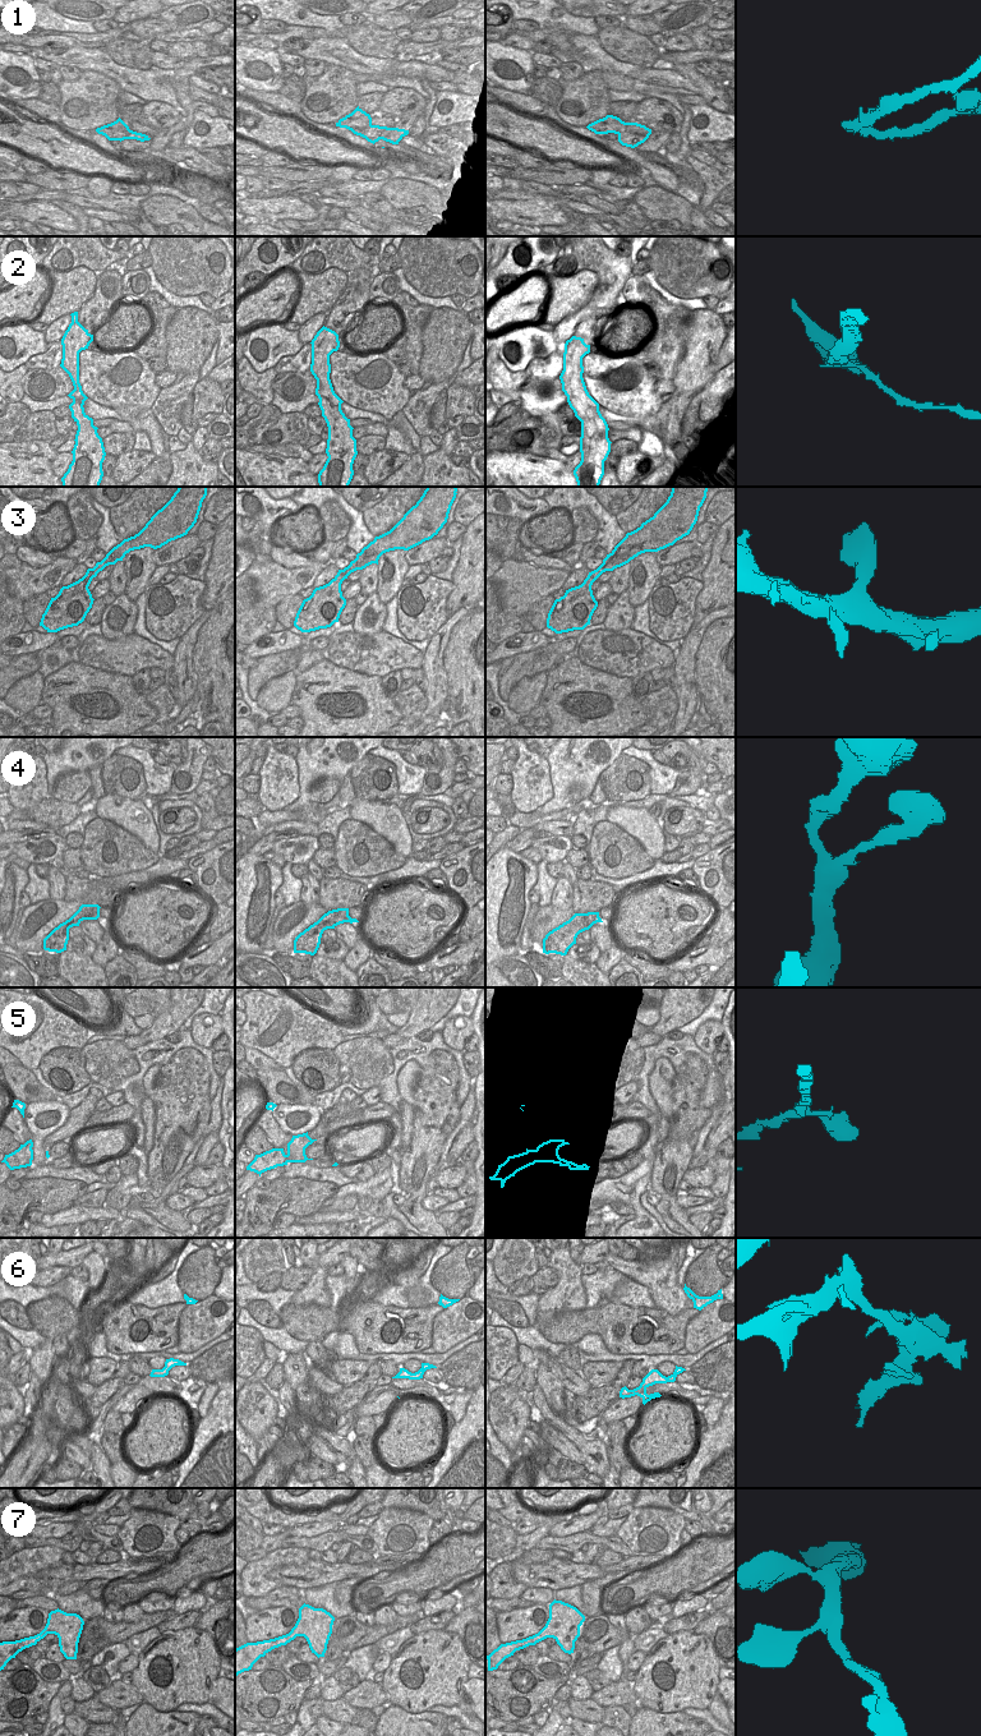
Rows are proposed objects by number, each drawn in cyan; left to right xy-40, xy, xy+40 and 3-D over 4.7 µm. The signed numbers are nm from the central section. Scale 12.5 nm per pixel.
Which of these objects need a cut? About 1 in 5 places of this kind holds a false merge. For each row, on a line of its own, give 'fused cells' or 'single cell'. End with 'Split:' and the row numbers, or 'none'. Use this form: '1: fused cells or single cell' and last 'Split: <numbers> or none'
1: fused cells
2: single cell
3: single cell
4: single cell
5: single cell
6: single cell
7: single cell
Split: 1

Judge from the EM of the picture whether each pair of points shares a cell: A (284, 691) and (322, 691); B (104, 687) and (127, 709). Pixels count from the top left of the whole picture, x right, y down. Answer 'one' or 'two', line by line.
A: two
B: one

